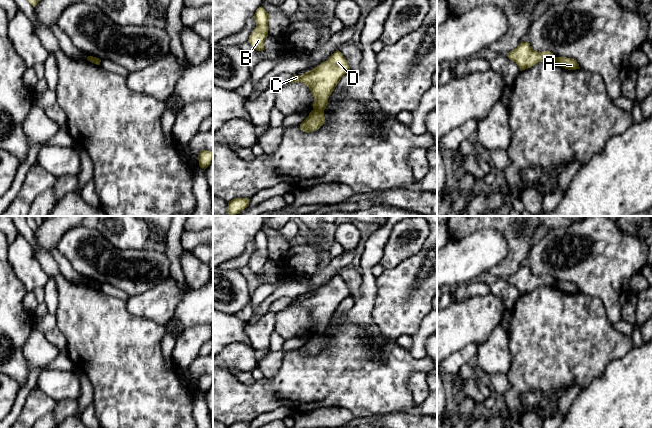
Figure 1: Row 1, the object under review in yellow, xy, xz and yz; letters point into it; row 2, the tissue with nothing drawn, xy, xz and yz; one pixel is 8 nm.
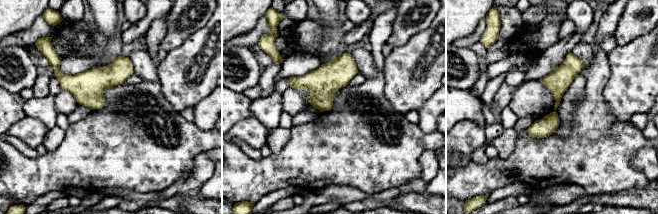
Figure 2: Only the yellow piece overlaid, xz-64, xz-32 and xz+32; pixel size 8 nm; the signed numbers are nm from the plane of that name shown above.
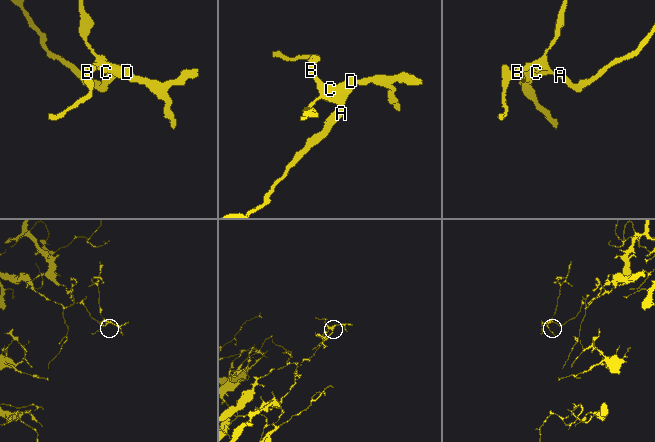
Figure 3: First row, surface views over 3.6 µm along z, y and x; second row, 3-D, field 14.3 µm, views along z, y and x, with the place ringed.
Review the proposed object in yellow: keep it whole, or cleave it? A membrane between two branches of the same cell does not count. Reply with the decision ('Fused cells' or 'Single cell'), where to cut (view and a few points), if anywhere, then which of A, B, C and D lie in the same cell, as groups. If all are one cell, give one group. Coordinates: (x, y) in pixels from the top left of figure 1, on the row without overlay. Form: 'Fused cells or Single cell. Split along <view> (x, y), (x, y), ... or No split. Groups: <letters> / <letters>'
Fused cells. Split along xz (314, 333), (323, 335). Groups: A / B C D

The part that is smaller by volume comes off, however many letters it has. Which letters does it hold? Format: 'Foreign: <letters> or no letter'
Foreign: B, C, D

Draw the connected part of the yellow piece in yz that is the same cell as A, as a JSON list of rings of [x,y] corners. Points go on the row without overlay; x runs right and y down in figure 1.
[[[556,281],[555,286],[559,290],[561,290],[565,293],[568,293],[568,294],[580,293],[579,288],[577,287],[577,285],[572,283],[572,282]]]

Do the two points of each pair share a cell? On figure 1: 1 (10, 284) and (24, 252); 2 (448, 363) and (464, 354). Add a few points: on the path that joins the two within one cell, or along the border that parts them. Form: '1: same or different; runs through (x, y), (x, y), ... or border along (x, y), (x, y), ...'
1: different; border along (10, 263), (15, 275), (28, 290)
2: same; runs through (452, 363), (460, 357)

